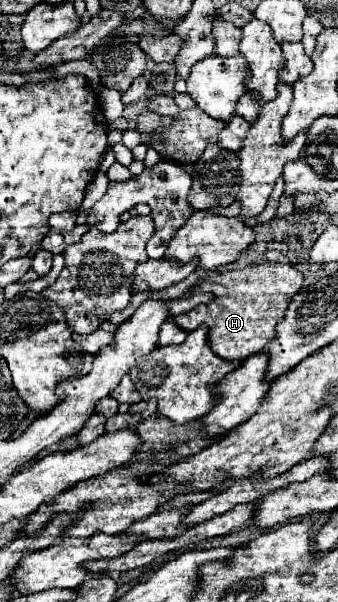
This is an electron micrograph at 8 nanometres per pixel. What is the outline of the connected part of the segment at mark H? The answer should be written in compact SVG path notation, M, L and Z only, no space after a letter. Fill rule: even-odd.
M288 263L250 265L240 271L208 273L200 281L200 289L212 293L214 299L208 305L194 307L186 315L178 315L174 323L184 331L192 331L202 323L208 325L208 343L212 351L226 361L244 361L274 339L276 323L282 319L290 299L300 291L302 283L302 273Z

